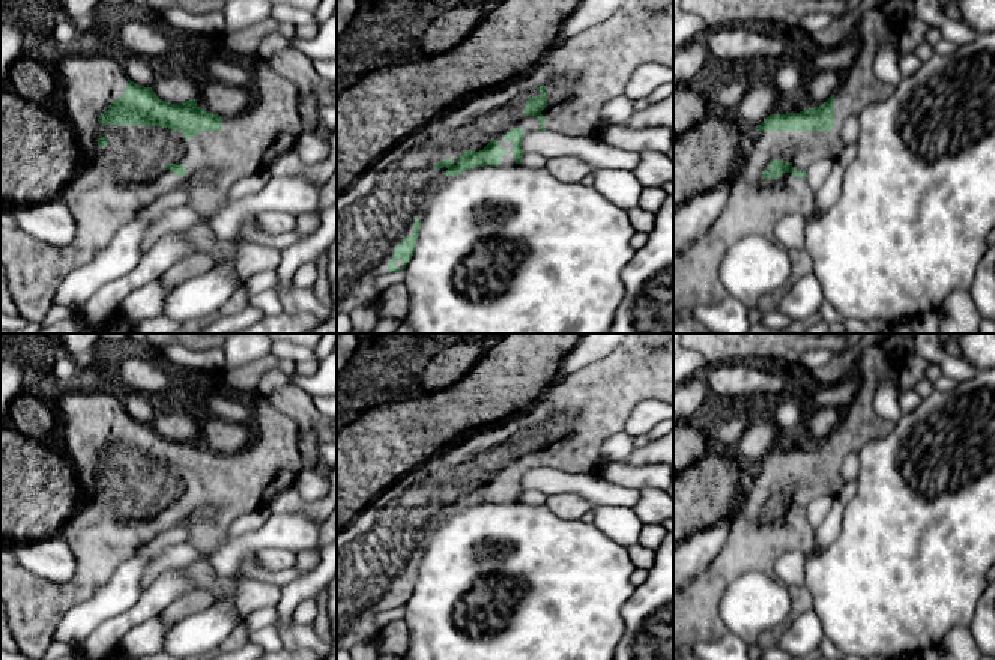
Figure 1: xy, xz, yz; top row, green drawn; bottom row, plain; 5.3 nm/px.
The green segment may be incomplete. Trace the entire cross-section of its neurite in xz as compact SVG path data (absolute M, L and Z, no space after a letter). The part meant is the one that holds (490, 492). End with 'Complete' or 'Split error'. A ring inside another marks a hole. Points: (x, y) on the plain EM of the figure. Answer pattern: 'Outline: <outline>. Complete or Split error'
Outline: M628 334L606 358L550 385L523 412L499 424L467 433L463 441L436 453L377 495L343 529L337 531L337 648L350 652L355 645L376 643L382 634L376 615L404 606L410 598L421 565L419 535L433 523L431 516L419 514L421 498L433 514L452 514L475 504L522 501L525 492L522 477L534 468L589 474L600 460L604 460L600 453L601 444L609 436L624 433L631 410L646 400L673 406L673 334Z. Split error

